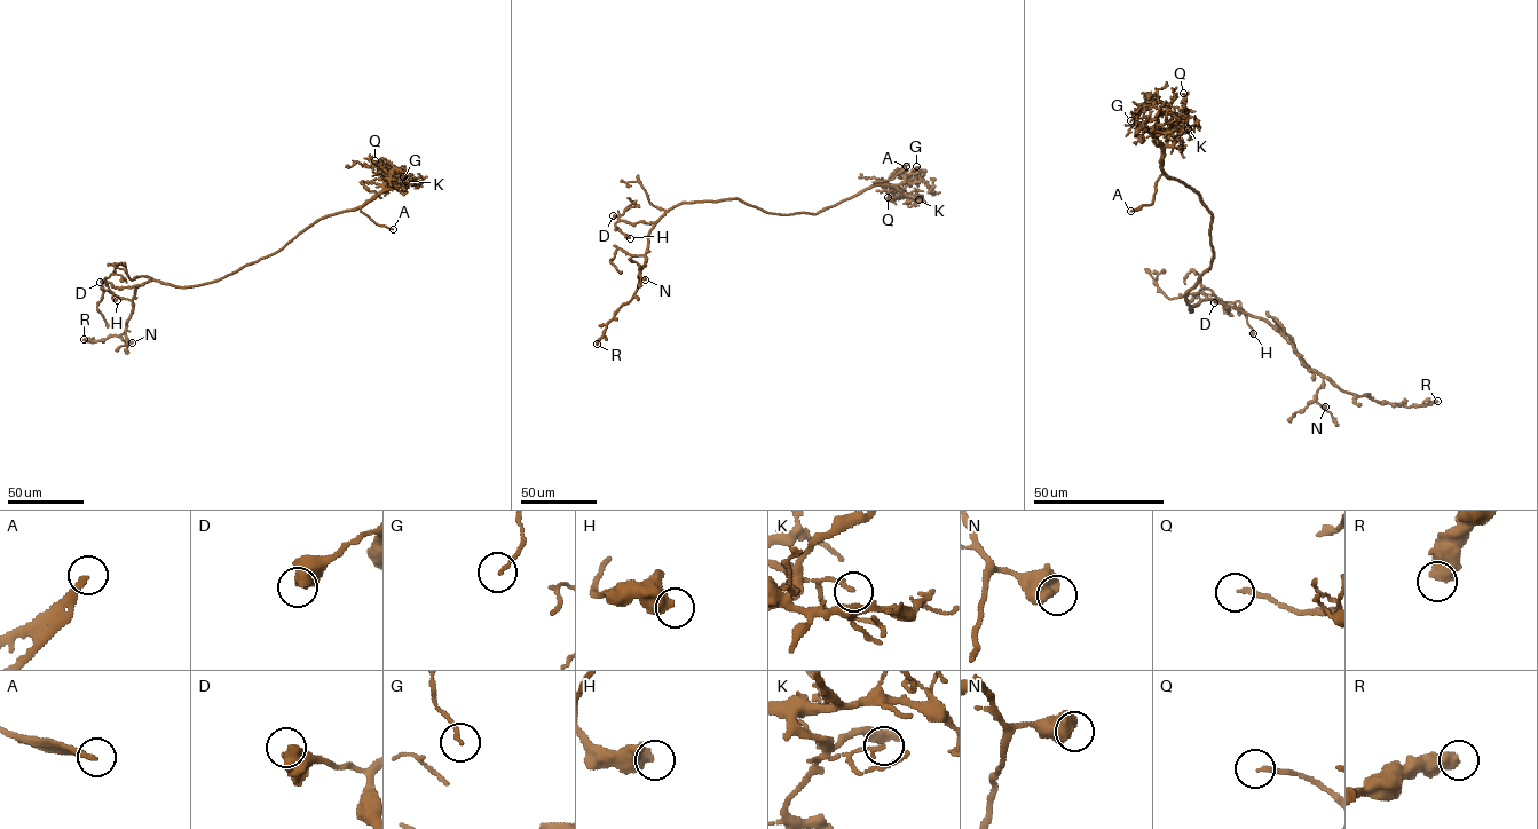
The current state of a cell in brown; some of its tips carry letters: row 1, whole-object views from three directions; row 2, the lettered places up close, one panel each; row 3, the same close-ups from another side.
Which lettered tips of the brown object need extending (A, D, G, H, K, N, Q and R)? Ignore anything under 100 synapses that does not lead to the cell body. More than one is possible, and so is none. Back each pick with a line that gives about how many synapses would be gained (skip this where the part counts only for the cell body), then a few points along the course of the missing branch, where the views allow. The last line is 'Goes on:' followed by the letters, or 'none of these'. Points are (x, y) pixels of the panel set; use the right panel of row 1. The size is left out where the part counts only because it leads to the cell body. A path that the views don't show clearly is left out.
A: missing branch runs (1130, 211), (1126, 214), (1105, 216), (1090, 226), (1091, 229)
Goes on: A

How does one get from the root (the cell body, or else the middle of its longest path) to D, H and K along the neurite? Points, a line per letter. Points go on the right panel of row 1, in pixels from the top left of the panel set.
D: (1189, 290), (1185, 301), (1191, 312), (1201, 300), (1216, 299), (1229, 312), (1217, 298), (1214, 302)
H: (1189, 290), (1185, 301), (1191, 312), (1201, 300), (1216, 299), (1229, 312), (1224, 304), (1238, 300), (1253, 333)
K: (1189, 290), (1213, 258), (1212, 213), (1195, 190), (1162, 170), (1162, 150), (1174, 143), (1181, 128), (1188, 128)

